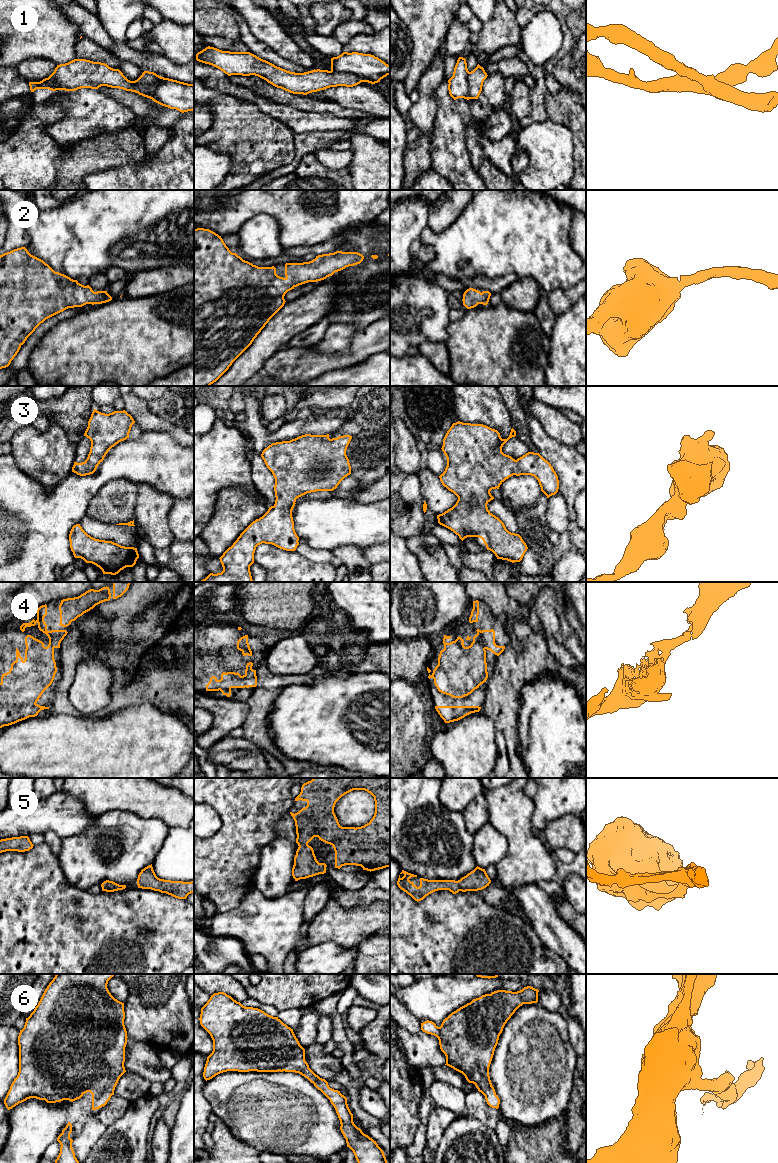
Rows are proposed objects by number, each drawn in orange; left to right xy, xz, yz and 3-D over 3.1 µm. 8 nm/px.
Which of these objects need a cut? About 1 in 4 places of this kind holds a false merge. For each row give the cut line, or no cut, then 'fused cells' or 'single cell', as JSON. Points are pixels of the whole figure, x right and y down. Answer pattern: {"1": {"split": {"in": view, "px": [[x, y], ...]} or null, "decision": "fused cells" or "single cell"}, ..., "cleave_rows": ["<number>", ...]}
{"1": {"split": {"in": "xz", "px": [[331, 70], [353, 73], [362, 81]]}, "decision": "fused cells"}, "2": {"split": null, "decision": "single cell"}, "3": {"split": null, "decision": "single cell"}, "4": {"split": null, "decision": "single cell"}, "5": {"split": null, "decision": "single cell"}, "6": {"split": null, "decision": "single cell"}, "cleave_rows": ["1"]}

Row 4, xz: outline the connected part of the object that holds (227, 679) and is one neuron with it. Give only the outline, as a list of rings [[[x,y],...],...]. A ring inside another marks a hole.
[[[252,662],[247,663],[245,674],[243,676],[241,676],[238,672],[223,672],[220,680],[218,680],[215,676],[212,676],[209,683],[206,685],[206,691],[220,690],[223,695],[230,697],[232,688],[256,687],[256,670],[253,670],[252,666]]]

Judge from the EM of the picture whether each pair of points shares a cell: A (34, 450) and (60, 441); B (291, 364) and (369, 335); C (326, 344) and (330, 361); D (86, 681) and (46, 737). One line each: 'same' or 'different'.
A: same
B: same
C: different
D: different

